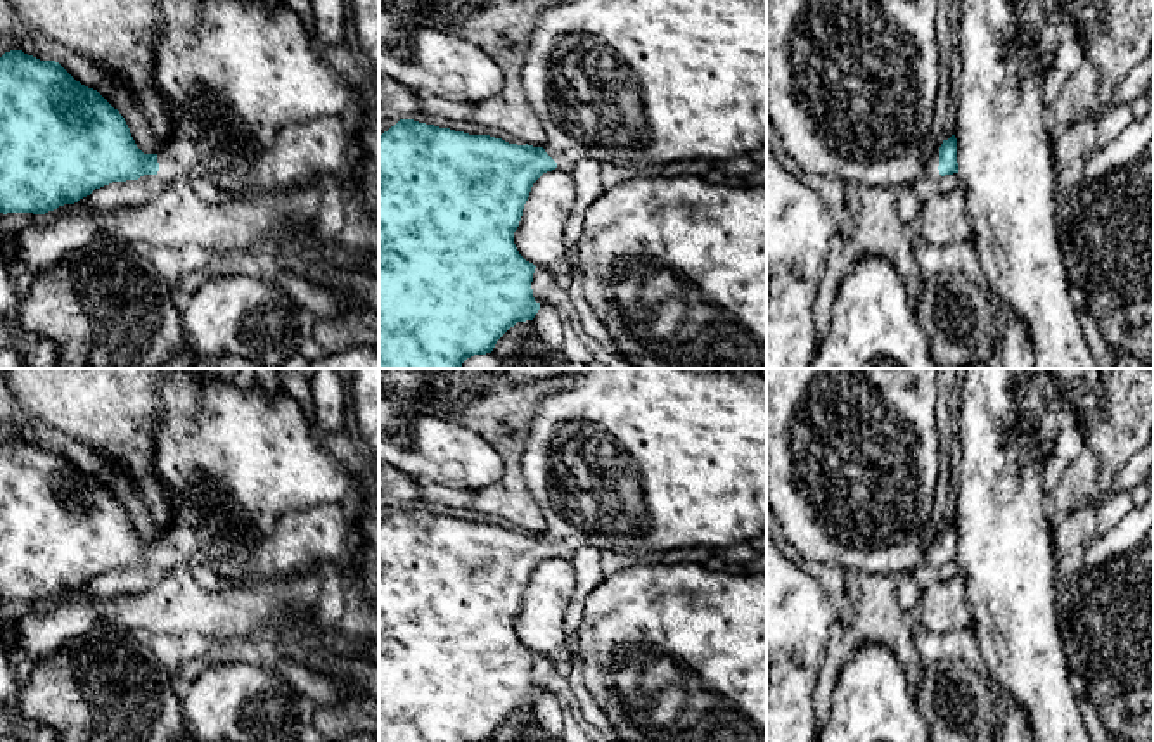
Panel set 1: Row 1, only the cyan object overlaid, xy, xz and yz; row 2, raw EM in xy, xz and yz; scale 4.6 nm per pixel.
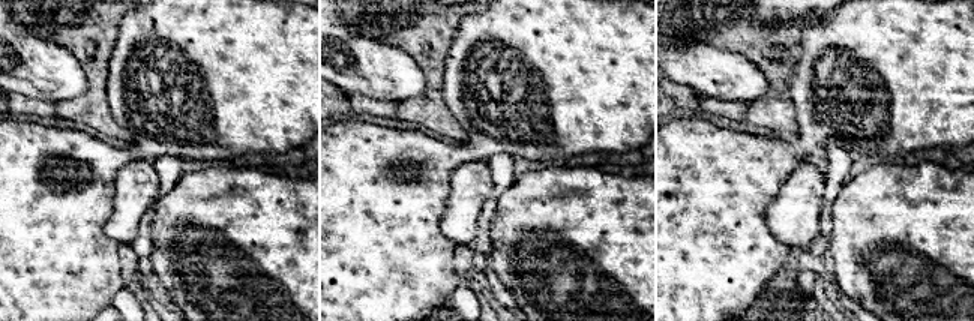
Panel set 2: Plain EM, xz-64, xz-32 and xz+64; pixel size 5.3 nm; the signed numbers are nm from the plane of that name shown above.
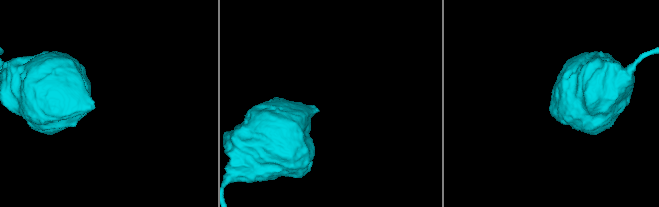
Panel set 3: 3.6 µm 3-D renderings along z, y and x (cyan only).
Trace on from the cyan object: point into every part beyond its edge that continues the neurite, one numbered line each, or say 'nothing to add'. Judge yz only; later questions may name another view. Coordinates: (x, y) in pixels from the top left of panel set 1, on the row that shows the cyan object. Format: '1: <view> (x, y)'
1: yz (852, 85)

